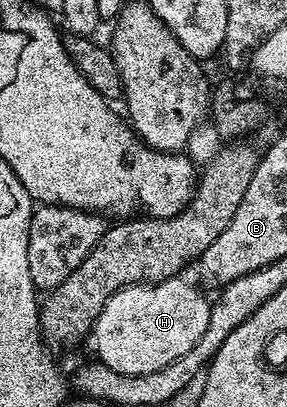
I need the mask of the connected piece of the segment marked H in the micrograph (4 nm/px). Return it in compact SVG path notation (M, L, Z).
M183 278L160 284L137 284L114 292L95 320L93 341L97 360L125 375L152 374L188 354L209 324L212 305Z

